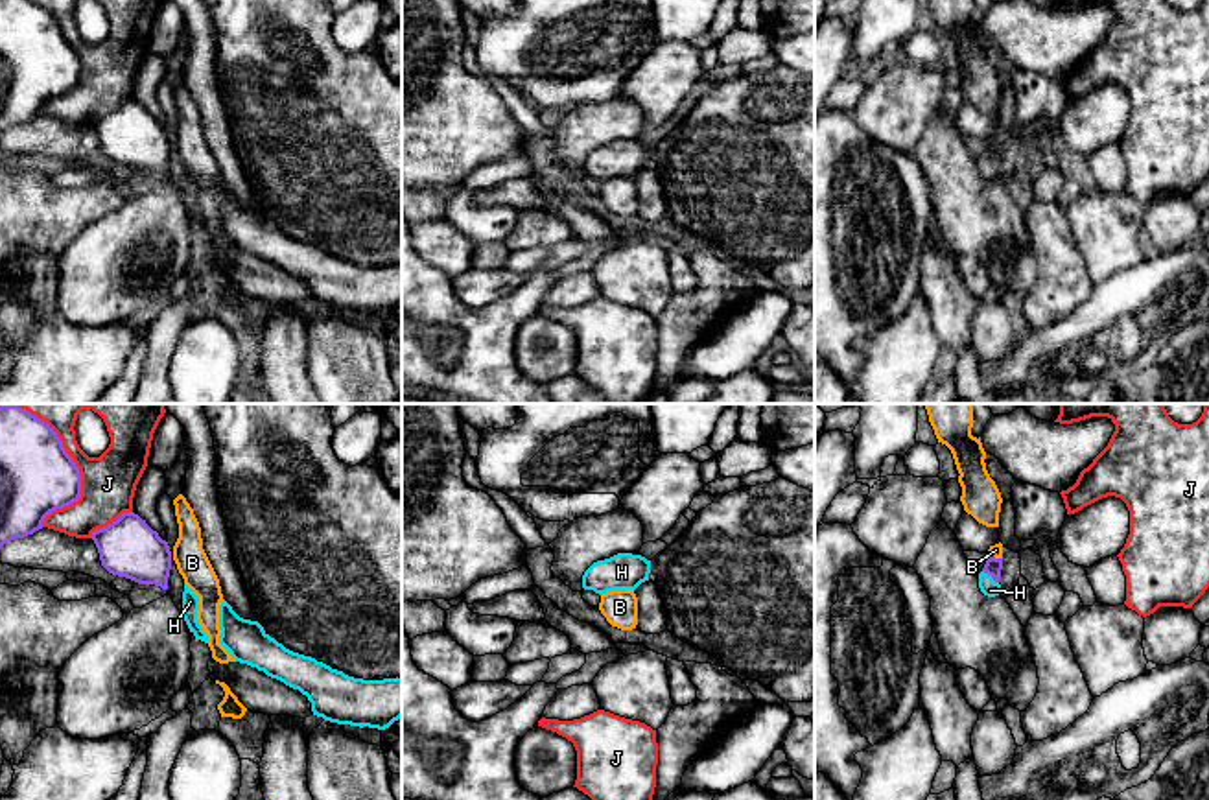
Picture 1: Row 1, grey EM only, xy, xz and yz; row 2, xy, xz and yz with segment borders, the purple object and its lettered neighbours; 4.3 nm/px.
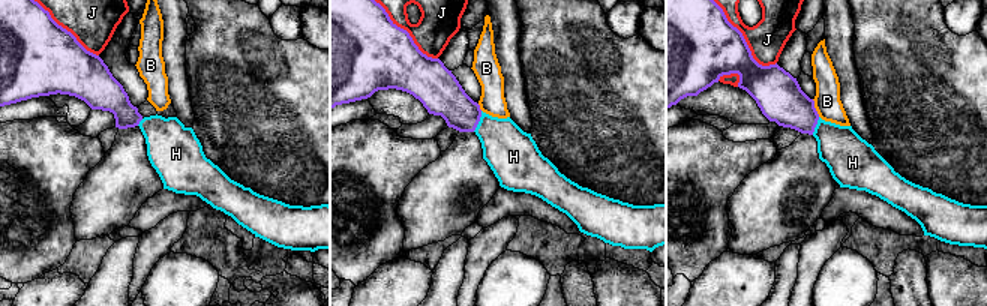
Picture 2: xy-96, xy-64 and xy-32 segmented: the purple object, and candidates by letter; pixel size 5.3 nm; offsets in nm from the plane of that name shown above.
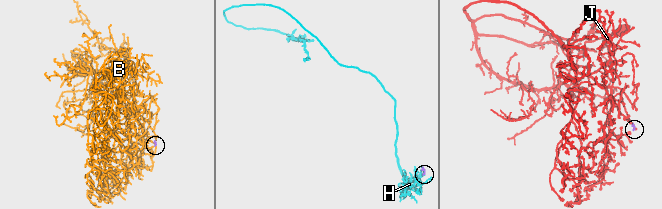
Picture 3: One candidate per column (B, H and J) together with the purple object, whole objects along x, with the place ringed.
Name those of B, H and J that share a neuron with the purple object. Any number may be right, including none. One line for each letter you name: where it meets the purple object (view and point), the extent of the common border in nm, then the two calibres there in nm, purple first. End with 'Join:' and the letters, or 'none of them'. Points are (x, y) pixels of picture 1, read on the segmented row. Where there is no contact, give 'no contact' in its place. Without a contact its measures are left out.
H: contact yz (990, 574); length 90 nm; calibres 70 and 80 nm
Join: H

